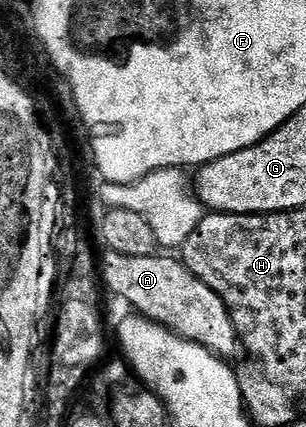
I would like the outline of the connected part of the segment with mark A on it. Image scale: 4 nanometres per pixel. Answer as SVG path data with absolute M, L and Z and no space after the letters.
M105 250L99 256L99 276L104 287L108 291L110 288L119 299L126 300L134 313L170 328L176 336L211 350L226 362L236 361L236 356L242 355L243 345L223 298L219 298L207 282L195 278L195 274L191 274L188 266L176 255L131 258L131 254Z

